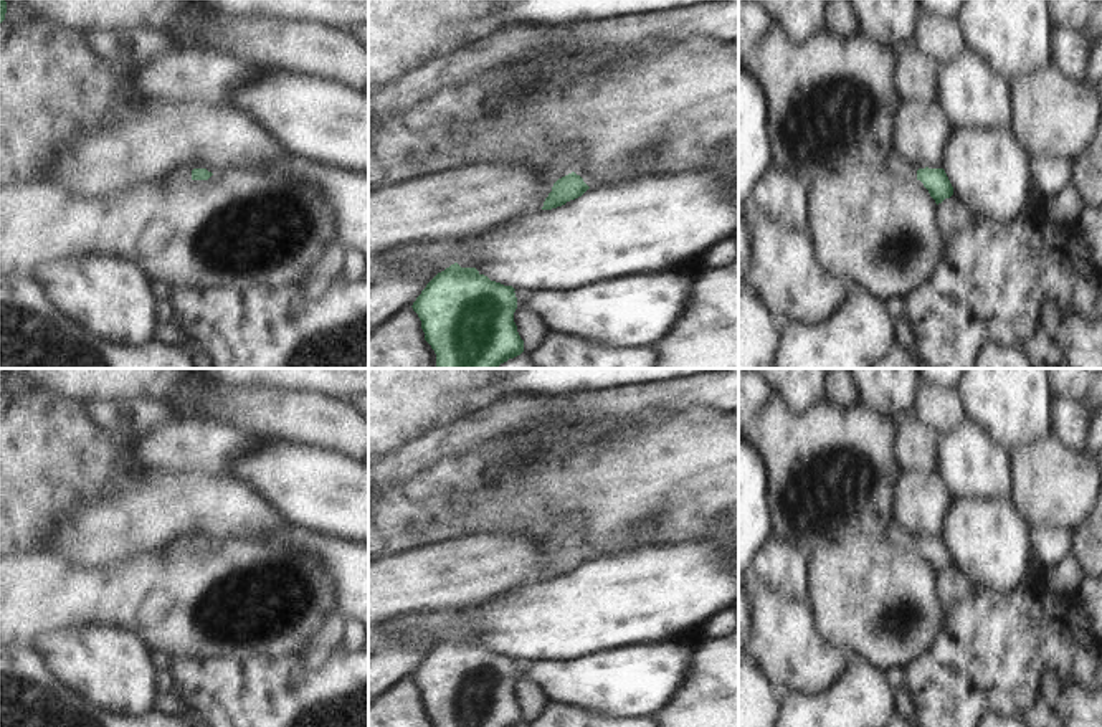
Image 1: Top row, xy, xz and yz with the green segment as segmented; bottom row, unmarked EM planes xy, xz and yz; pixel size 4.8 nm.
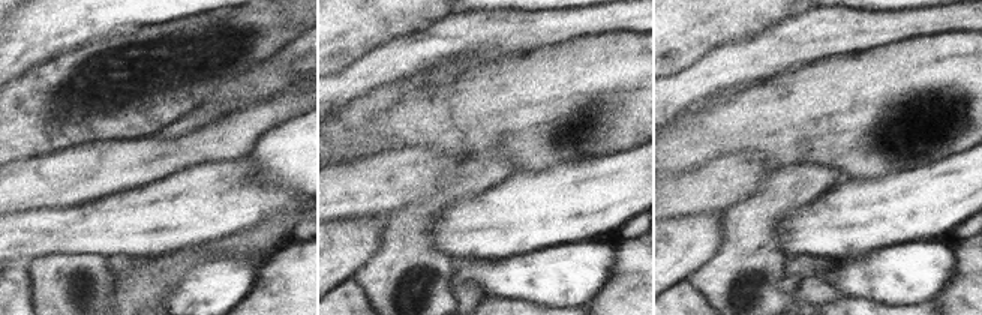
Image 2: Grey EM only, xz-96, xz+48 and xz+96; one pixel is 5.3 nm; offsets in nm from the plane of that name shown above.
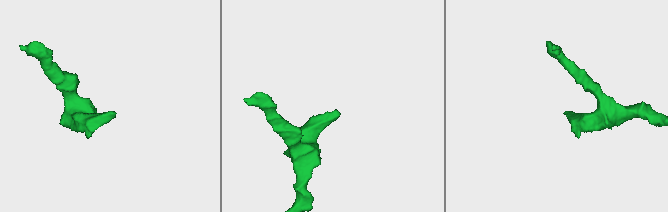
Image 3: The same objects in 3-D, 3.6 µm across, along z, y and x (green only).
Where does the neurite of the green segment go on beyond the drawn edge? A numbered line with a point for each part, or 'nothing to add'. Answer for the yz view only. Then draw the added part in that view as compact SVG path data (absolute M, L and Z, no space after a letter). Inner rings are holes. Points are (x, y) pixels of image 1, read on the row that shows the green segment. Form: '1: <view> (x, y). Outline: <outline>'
1: yz (894, 162). Outline: M895 149L889 152L884 170L897 172L902 178L917 178L917 169L904 160Z

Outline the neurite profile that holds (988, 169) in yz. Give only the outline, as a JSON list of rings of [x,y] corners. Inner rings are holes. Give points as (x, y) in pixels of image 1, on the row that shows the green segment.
[[[953,129],[943,165],[953,195],[973,210],[1011,221],[1033,207],[1031,157],[1011,129]]]

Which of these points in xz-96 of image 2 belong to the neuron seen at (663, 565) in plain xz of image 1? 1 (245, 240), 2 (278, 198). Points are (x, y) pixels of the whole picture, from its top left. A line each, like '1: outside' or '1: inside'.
1: outside
2: inside

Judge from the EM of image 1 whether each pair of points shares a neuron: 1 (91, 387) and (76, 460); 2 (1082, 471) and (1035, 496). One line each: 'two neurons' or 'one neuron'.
1: two neurons
2: one neuron

